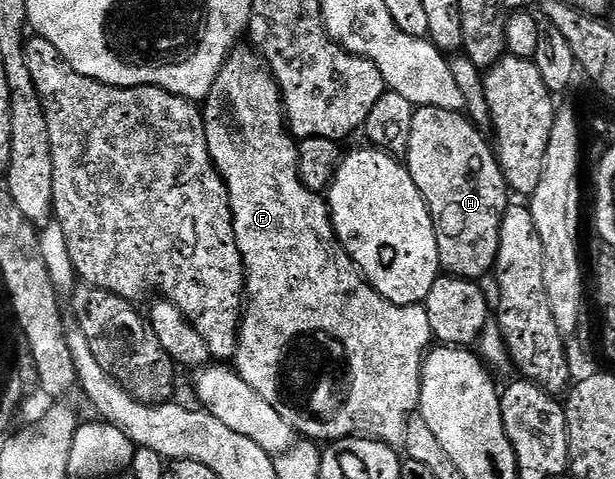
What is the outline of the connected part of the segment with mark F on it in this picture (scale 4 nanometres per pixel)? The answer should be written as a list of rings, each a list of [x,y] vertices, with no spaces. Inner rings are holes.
[[[242,46],[232,48],[206,100],[201,104],[209,154],[211,161],[215,163],[215,169],[219,171],[219,177],[223,179],[223,185],[227,188],[237,250],[243,256],[245,311],[241,316],[239,340],[235,345],[234,371],[238,372],[242,380],[253,390],[257,390],[257,394],[261,394],[261,398],[265,398],[265,402],[269,402],[269,406],[273,406],[273,410],[277,410],[277,414],[281,414],[281,418],[285,418],[285,422],[289,422],[289,426],[294,428],[300,437],[310,438],[315,442],[330,442],[341,440],[345,436],[366,436],[379,440],[382,444],[399,446],[407,432],[407,415],[410,412],[412,415],[419,407],[423,357],[433,344],[429,314],[423,304],[397,306],[381,294],[377,294],[363,279],[346,250],[341,247],[335,236],[335,227],[331,225],[331,213],[326,199],[320,193],[310,192],[299,177],[299,149],[290,131],[285,127],[285,109],[283,96],[279,93],[279,84],[275,81],[270,67],[261,59],[260,53],[250,47],[247,48]]]

